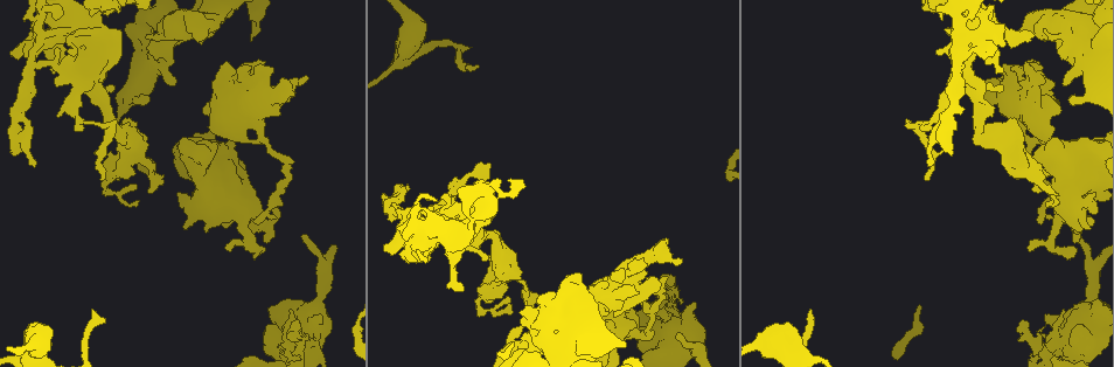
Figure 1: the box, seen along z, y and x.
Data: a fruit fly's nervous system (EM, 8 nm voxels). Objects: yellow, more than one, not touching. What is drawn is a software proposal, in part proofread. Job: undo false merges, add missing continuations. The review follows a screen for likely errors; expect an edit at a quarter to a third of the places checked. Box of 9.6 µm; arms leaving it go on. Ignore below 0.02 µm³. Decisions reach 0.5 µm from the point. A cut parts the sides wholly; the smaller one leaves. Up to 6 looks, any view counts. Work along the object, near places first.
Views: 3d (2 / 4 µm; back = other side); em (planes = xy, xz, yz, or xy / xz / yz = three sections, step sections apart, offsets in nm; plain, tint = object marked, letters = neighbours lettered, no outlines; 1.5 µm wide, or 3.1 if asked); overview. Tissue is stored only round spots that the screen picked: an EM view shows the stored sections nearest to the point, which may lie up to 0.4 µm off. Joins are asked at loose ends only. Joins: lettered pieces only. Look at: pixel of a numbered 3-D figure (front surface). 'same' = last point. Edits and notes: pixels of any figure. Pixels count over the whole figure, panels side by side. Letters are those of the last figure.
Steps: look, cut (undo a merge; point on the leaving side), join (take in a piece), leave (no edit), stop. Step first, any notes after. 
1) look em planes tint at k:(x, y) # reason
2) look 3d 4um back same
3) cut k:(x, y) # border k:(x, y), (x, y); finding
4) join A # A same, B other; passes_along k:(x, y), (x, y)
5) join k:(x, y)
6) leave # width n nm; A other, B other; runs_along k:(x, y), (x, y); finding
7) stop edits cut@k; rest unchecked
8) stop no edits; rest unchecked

look em yz step 8 letters at 1:(1029, 248) # free end

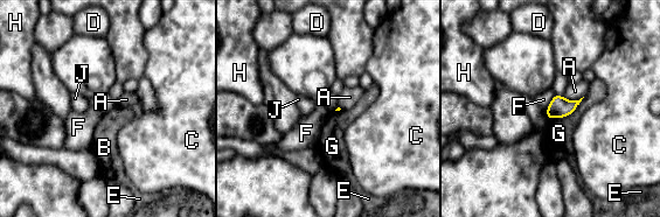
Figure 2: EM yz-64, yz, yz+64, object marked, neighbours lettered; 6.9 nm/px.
leave # longest_contact G 300 nm; A other, B other, C other, D other, E other, F other, G other, H other, J other; none of them fits

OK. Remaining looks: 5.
look em planes letters at 1:(170, 51) # stops while still wide

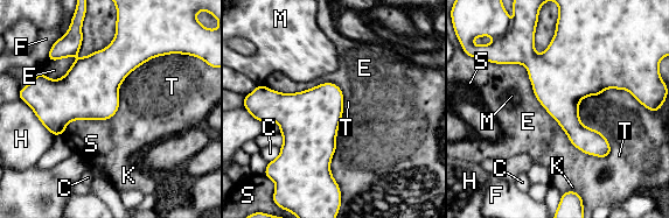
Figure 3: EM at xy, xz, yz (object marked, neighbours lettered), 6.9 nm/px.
leave # C other, E other, F other, H other, K other, M other, S other, T other; border 3:(169, 54), (152, 57), (137, 69); none of them fits

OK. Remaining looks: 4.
look em planes letters at 1:(1034, 36)

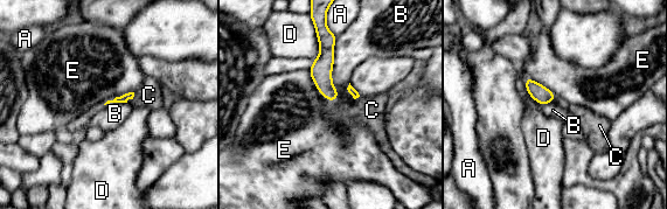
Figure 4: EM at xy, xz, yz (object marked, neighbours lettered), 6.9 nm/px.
join 4:(148, 95) # A other, B other, C same, D other, E other; it goes on there

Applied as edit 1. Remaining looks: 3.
stop edits join@4; rest unchecked

